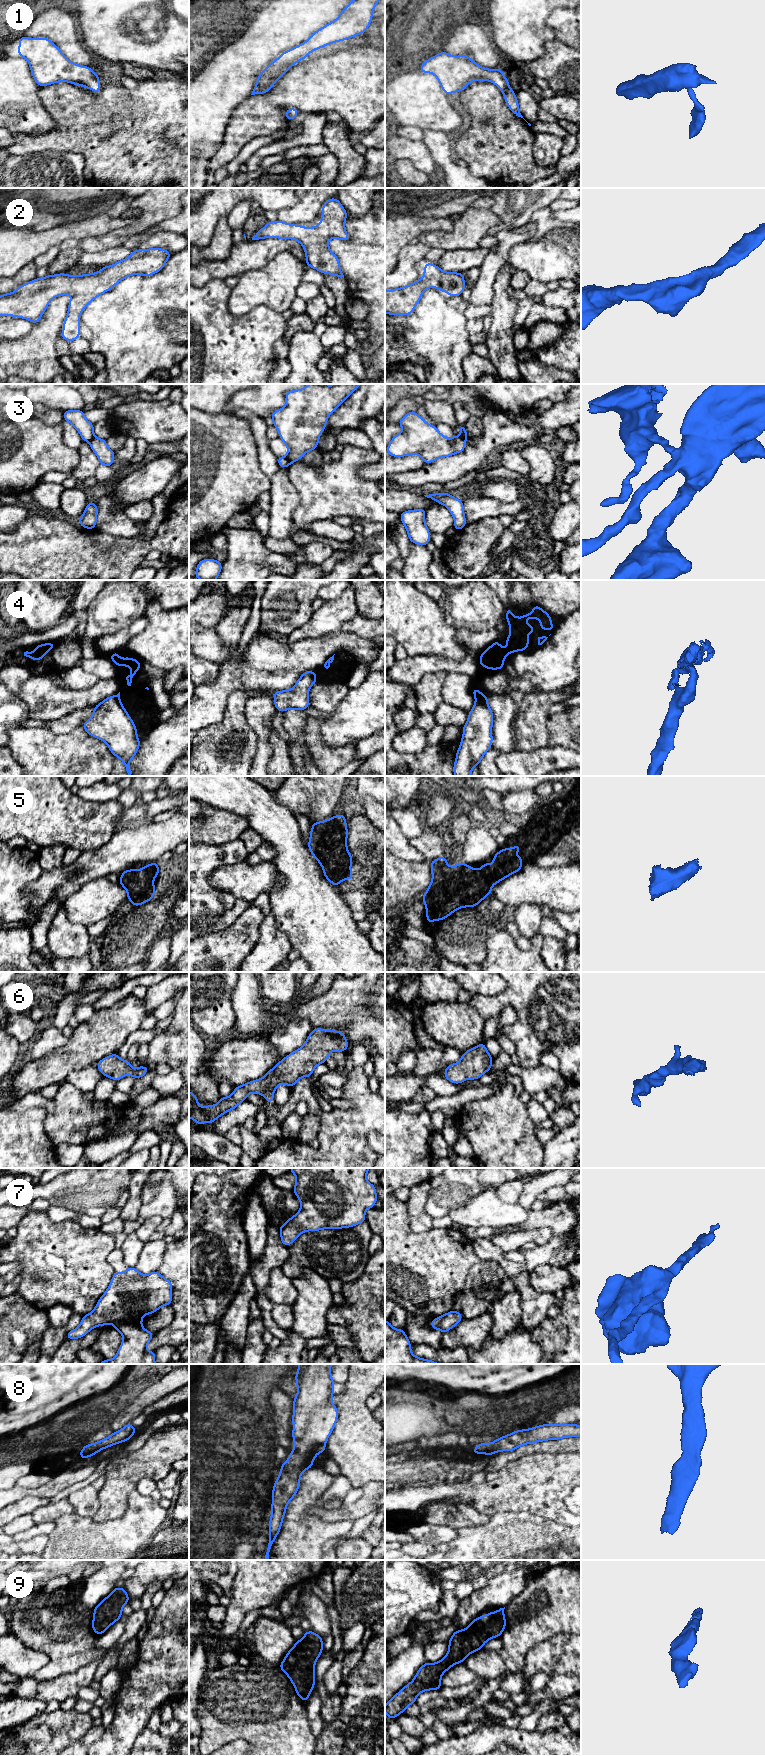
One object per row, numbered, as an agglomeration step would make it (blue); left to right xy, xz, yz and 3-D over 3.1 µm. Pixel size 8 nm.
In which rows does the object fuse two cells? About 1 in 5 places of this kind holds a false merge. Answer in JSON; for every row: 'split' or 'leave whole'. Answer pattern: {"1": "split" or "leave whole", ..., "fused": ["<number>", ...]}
{"1": "leave whole", "2": "leave whole", "3": "split", "4": "split", "5": "leave whole", "6": "leave whole", "7": "leave whole", "8": "leave whole", "9": "leave whole", "fused": ["3", "4"]}

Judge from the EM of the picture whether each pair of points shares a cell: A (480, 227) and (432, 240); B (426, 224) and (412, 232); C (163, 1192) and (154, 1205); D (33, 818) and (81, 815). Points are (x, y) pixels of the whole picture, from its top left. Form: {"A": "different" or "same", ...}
{"A": "same", "B": "same", "C": "same", "D": "same"}

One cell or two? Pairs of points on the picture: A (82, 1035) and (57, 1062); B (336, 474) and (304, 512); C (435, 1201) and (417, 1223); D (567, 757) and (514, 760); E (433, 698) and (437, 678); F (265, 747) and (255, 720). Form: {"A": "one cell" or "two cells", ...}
{"A": "one cell", "B": "one cell", "C": "two cells", "D": "one cell", "E": "one cell", "F": "one cell"}

